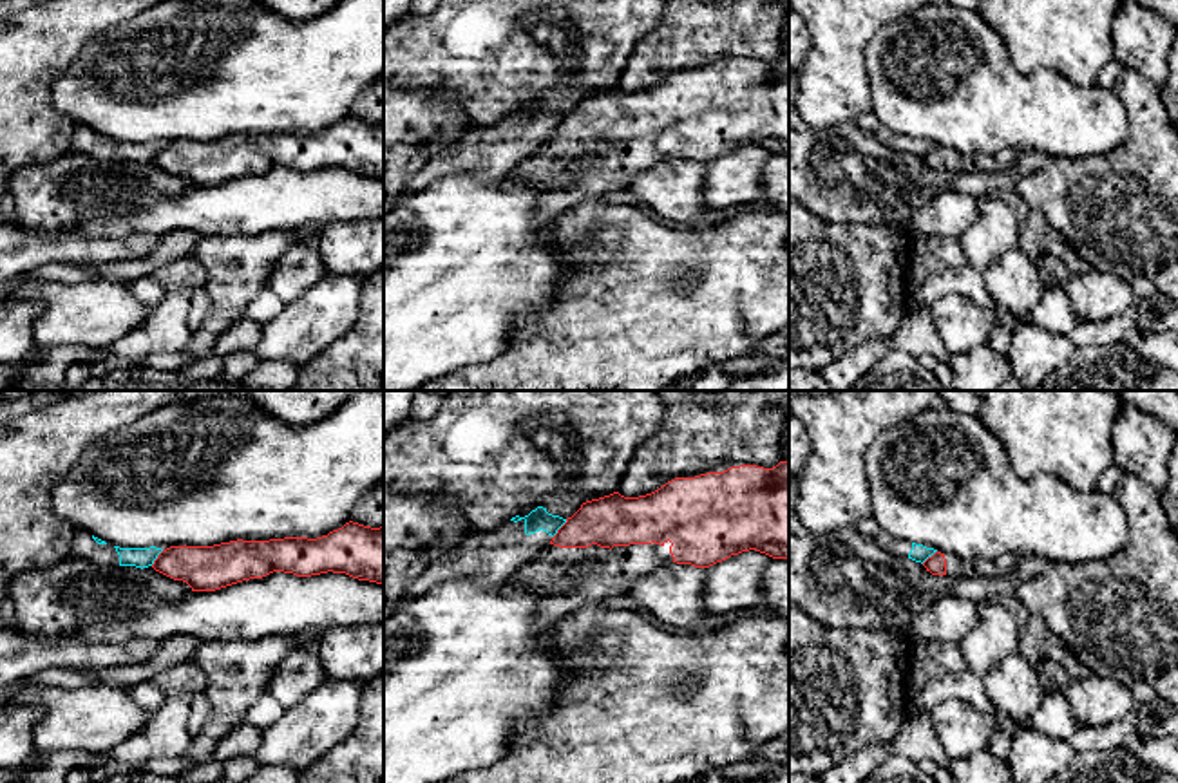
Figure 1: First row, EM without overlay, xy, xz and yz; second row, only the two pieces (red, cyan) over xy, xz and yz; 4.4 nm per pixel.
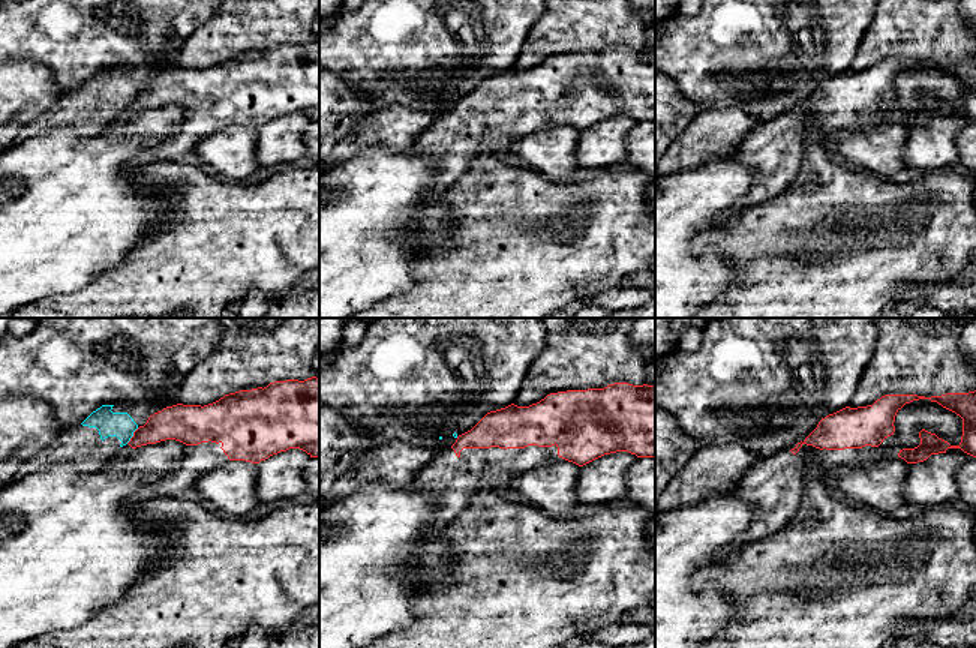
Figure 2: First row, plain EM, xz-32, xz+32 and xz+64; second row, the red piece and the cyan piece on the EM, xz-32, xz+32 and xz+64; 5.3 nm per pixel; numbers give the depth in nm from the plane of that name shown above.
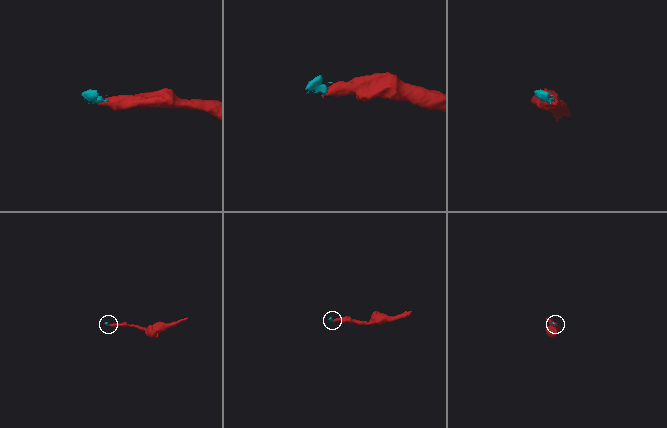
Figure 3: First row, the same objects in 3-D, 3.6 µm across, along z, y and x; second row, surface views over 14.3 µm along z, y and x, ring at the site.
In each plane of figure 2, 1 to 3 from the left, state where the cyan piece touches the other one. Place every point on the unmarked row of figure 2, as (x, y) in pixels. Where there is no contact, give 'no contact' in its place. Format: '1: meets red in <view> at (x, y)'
1: meets red in xz-32 at (134, 99)
2: no contact
3: no contact

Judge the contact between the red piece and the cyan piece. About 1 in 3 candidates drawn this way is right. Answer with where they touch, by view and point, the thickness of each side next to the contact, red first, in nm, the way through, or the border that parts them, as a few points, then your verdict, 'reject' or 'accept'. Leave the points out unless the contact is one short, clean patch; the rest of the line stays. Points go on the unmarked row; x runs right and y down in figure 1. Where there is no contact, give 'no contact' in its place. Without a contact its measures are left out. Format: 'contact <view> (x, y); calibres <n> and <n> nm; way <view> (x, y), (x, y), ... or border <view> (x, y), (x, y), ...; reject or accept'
contact xz (560, 123); calibres 220 and 100 nm; border xz (567, 114), (552, 132); reject

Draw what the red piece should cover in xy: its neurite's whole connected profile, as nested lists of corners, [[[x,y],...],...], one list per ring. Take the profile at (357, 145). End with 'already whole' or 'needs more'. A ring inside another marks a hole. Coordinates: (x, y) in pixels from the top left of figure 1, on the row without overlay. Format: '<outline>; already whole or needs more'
[[[349,116],[342,123],[317,134],[237,134],[214,141],[170,141],[157,150],[152,163],[174,175],[186,177],[192,186],[215,186],[242,175],[262,174],[273,166],[293,168],[297,172],[333,166],[384,181],[384,121],[371,123]]]; already whole

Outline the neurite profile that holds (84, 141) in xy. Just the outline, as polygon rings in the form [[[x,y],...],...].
[[[81,125],[76,127],[71,139],[71,152],[87,154],[100,161],[136,161],[141,165],[152,161],[161,146],[163,145],[156,141],[150,143],[112,141]]]

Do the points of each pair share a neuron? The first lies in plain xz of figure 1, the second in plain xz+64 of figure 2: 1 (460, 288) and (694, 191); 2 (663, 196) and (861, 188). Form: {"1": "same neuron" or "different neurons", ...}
{"1": "same neuron", "2": "different neurons"}

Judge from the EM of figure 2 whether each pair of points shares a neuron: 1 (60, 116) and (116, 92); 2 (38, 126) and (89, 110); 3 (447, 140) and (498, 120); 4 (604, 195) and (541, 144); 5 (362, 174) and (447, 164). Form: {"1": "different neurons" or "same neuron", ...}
{"1": "same neuron", "2": "same neuron", "3": "same neuron", "4": "different neurons", "5": "different neurons"}

